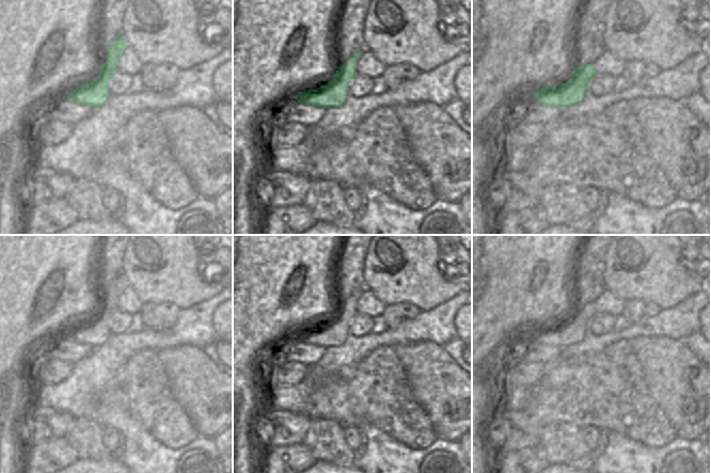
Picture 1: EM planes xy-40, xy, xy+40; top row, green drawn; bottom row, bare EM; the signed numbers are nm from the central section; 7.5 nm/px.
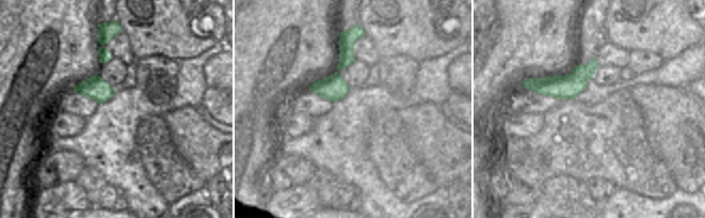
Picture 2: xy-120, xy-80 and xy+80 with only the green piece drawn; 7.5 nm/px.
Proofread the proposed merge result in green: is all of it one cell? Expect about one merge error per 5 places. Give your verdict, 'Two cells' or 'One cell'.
One cell

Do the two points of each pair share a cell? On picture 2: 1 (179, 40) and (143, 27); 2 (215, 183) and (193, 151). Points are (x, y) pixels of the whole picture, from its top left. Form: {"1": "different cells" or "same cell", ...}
{"1": "same cell", "2": "different cells"}

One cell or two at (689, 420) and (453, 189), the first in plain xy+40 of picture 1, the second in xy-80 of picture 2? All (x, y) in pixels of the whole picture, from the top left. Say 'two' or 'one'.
two

